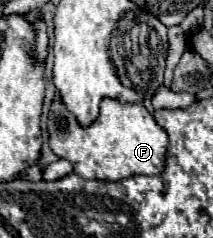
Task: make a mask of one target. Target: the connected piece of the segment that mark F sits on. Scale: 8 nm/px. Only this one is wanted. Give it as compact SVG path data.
M56 93L46 125L50 149L58 157L70 161L74 165L74 173L84 179L120 181L132 175L158 175L164 167L168 135L162 127L158 127L152 113L140 103L120 103L118 99L104 97L98 119L92 125L82 127Z

